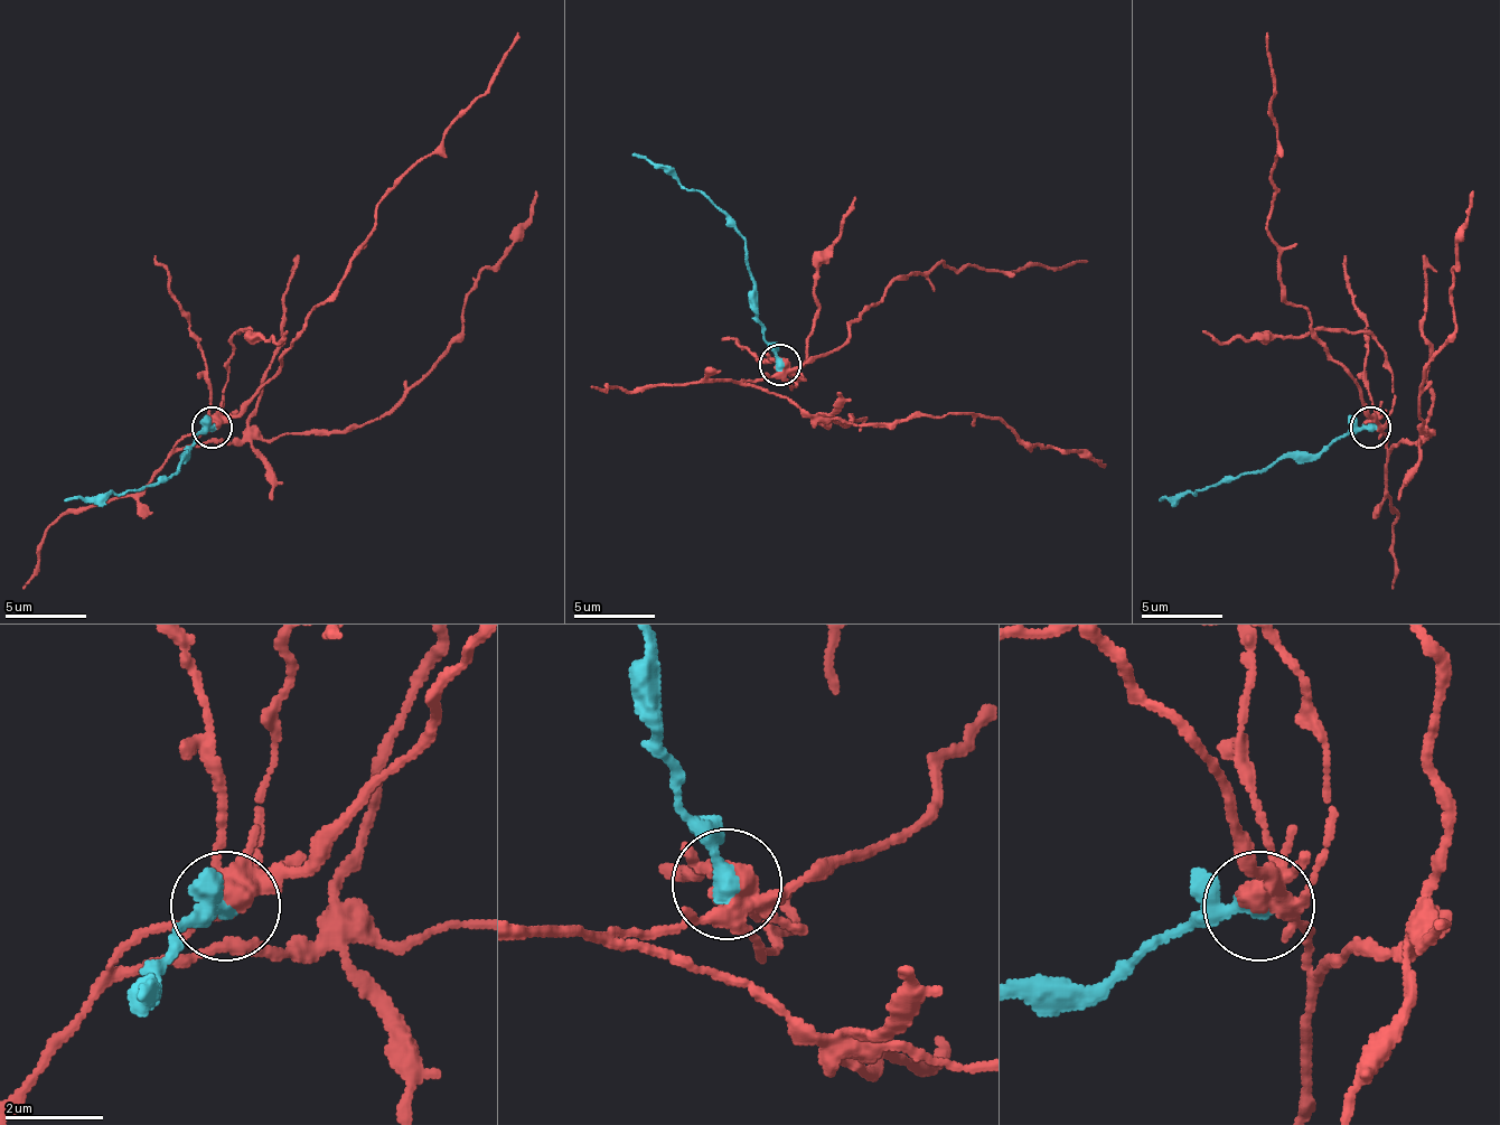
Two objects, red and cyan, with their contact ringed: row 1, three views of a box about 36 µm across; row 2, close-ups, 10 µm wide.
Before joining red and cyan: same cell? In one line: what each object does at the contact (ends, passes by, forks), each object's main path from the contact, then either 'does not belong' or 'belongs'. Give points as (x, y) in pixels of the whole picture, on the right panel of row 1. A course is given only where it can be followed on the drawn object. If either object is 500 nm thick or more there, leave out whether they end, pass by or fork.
red forks; cyan ends; course red (1371, 424), (1391, 444), (1424, 440), (1432, 432), (1419, 424), (1424, 367), (1456, 331), (1456, 242), (1472, 189); course cyan (1371, 428), (1351, 428), (1319, 452), (1282, 452), (1269, 465), (1197, 489), (1197, 493), (1177, 493), (1161, 502); does not belong

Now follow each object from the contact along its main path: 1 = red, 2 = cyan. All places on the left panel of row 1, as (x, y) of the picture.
1: (211, 424), (186, 437), (186, 444), (340, 432), (376, 420), (461, 331), (466, 294), (531, 214), (535, 189)
2: (211, 428), (203, 428), (170, 477), (118, 493), (97, 493), (65, 502)

